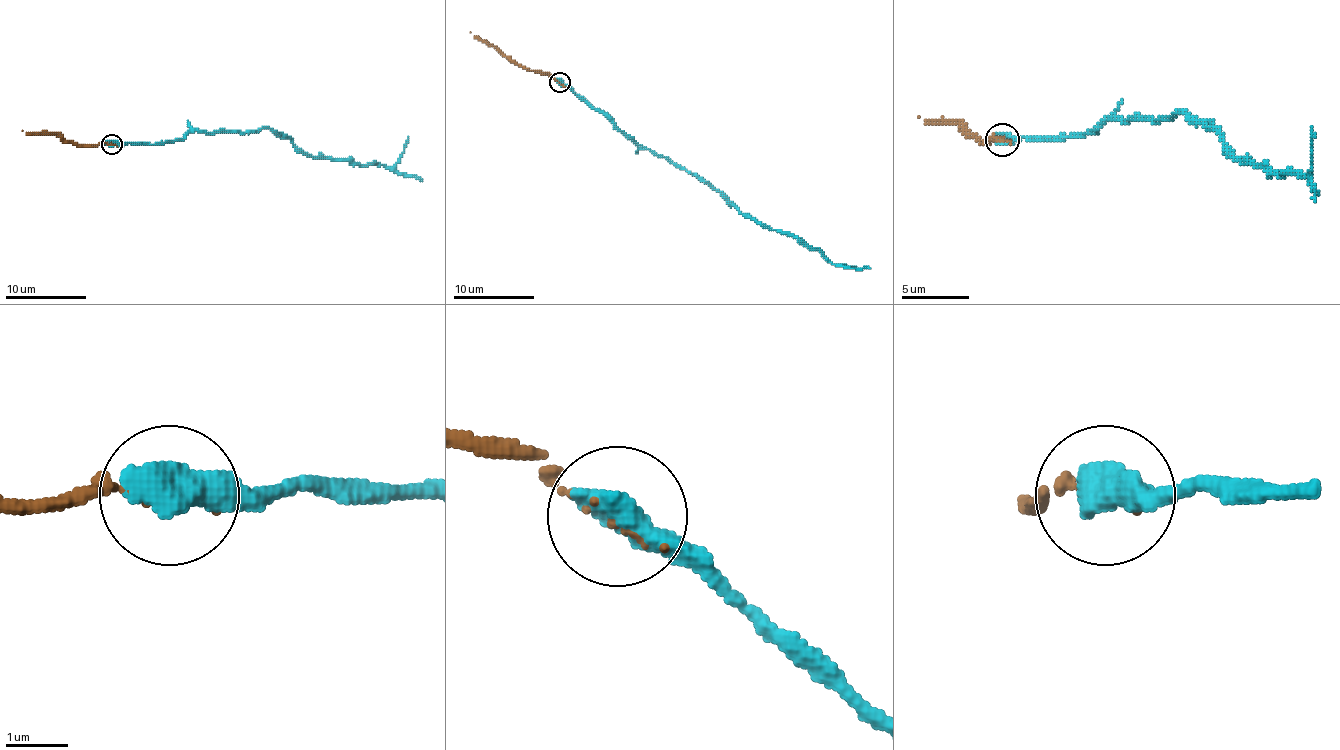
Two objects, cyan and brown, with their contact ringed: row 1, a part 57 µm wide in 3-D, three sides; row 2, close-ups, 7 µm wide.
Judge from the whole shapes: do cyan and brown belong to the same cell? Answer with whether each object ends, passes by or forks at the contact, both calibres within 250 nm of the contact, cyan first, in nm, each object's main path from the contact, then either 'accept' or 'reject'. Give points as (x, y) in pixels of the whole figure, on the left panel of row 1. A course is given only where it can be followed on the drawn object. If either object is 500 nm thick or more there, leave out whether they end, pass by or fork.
650 nm thick on the cyan side, 80 nm on the other; cyan runs (111, 144), (161, 144), (196, 130), (248, 132), (273, 128), (313, 157), (386, 167), (398, 161), (408, 136); brown runs (111, 144), (75, 144), (54, 134), (30, 134), (22, 130); accept

